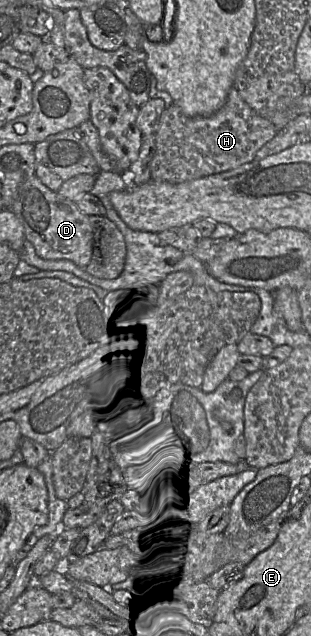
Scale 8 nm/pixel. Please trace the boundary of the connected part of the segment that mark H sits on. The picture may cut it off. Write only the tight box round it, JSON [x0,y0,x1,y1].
[151,86,277,184]

